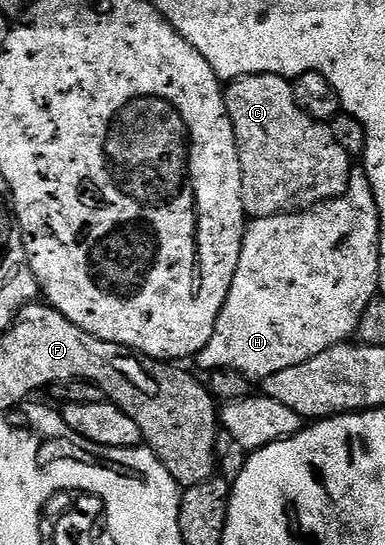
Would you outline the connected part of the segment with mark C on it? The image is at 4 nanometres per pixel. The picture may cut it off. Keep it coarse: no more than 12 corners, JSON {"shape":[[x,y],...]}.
{"shape":[[293,84],[225,86],[247,218],[346,193],[352,158]]}

